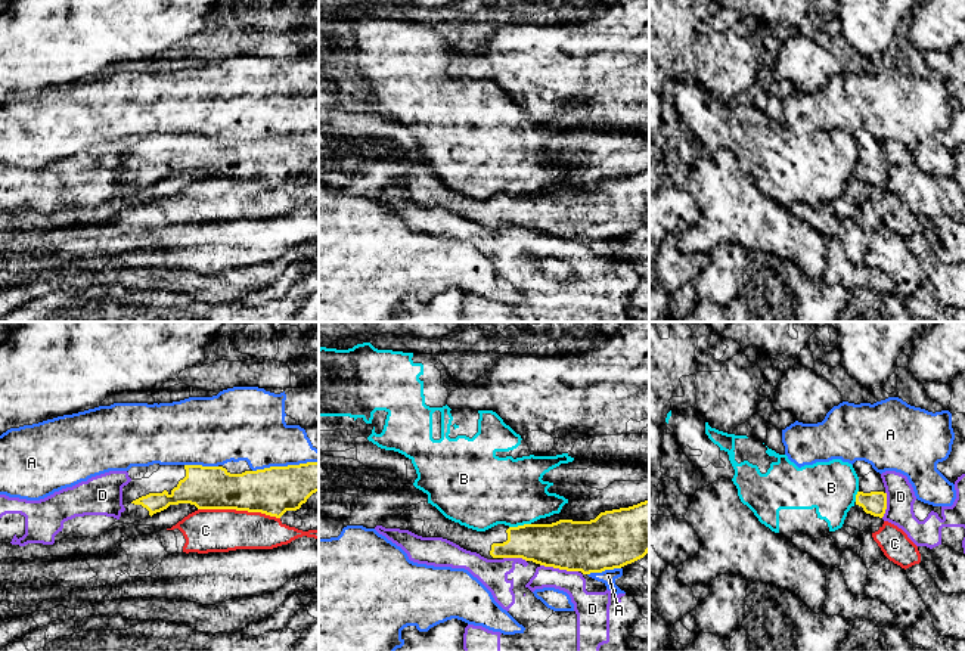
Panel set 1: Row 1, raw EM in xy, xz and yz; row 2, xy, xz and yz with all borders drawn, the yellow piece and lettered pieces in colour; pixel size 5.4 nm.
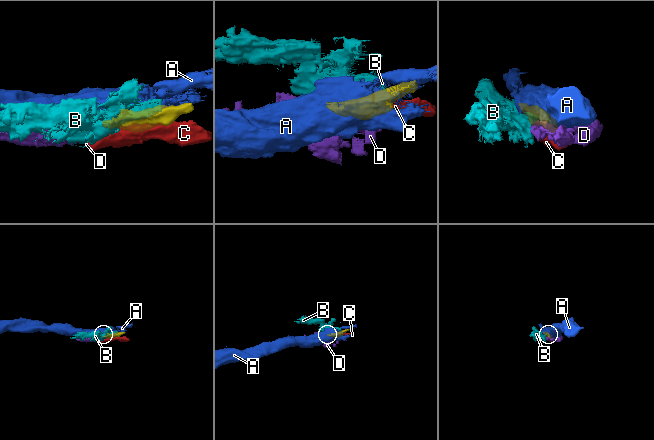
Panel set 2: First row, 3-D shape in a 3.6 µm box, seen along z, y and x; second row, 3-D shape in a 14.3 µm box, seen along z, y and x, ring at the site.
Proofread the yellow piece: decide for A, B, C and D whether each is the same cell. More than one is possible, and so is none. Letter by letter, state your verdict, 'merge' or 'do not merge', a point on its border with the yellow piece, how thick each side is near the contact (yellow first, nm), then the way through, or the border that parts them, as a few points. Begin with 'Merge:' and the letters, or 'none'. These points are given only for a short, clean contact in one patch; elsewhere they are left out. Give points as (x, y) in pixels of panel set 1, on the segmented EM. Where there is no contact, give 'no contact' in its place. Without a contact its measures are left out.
Merge: none
A: do not merge; meets yellow in xy at (285, 467); 260 nm thick on the yellow side, 340 nm on the other
B: do not merge; meets yellow in xz at (520, 526); 260 nm thick on the yellow side, 380 nm on the other
C: do not merge; meets yellow in xy at (239, 510); 260 nm thick on the yellow side, 240 nm on the other
D: do not merge; meets yellow in xz at (559, 569); 280 nm thick on the yellow side, 140 nm on the other

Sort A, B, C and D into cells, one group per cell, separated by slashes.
A / B / C / D

